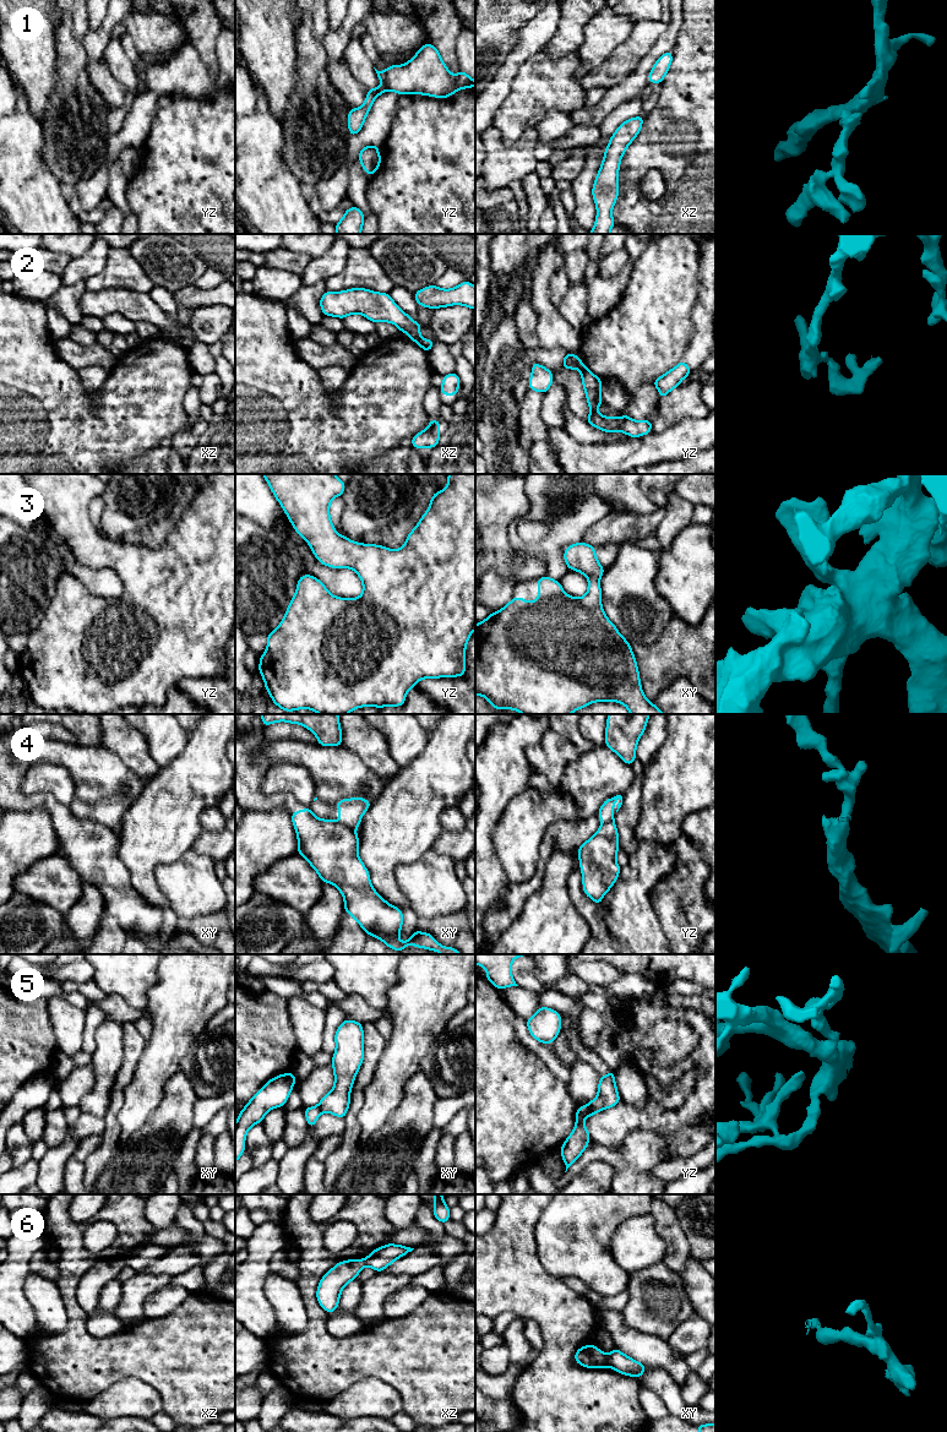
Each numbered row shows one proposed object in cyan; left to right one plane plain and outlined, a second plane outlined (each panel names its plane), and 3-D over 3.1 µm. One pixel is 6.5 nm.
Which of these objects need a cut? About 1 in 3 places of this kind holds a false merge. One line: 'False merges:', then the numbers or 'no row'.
False merges: 2, 4, 5

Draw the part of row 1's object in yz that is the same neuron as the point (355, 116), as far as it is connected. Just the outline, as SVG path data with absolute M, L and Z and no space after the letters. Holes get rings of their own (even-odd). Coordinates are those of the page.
M425 43L407 64L391 65L383 71L376 69L375 71L382 85L377 88L369 88L364 104L349 110L350 136L361 130L375 98L386 91L448 98L459 89L475 87L475 81L462 70L453 76L441 60L439 50L429 43Z

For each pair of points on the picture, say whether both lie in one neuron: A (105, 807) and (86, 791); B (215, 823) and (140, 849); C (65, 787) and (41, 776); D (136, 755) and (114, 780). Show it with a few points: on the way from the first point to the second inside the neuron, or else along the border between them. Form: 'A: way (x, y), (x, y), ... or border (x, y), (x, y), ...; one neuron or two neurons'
A: border (77, 798), (90, 804), (113, 798), (125, 800); two neurons
B: border (215, 805), (201, 812), (202, 829); two neurons
C: way (59, 783), (54, 778), (47, 777); one neuron
D: border (105, 747), (146, 780); two neurons

